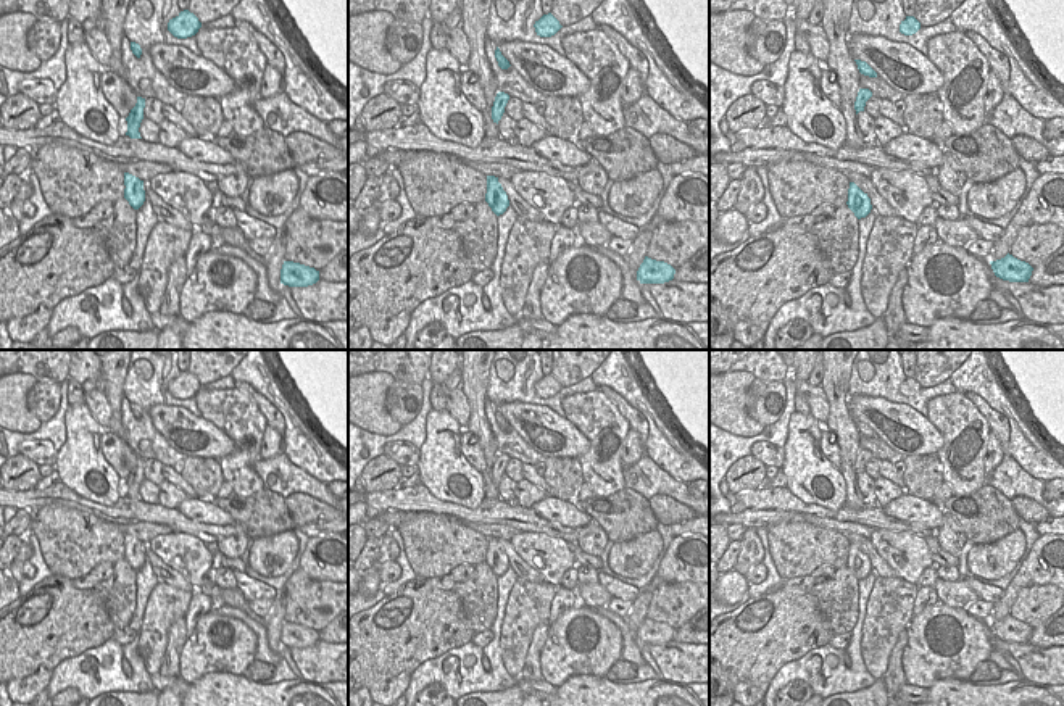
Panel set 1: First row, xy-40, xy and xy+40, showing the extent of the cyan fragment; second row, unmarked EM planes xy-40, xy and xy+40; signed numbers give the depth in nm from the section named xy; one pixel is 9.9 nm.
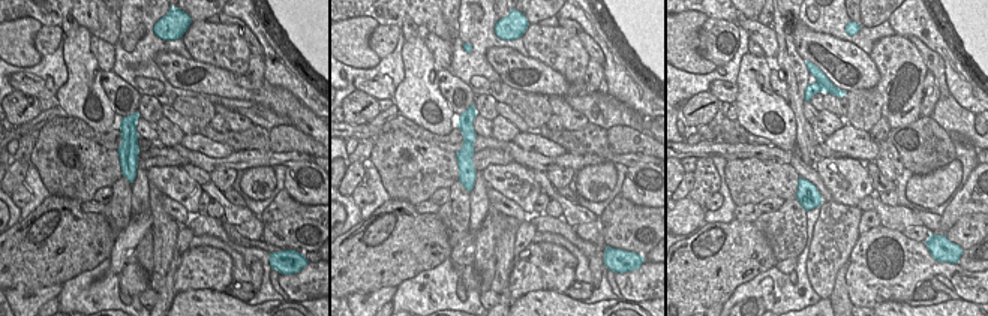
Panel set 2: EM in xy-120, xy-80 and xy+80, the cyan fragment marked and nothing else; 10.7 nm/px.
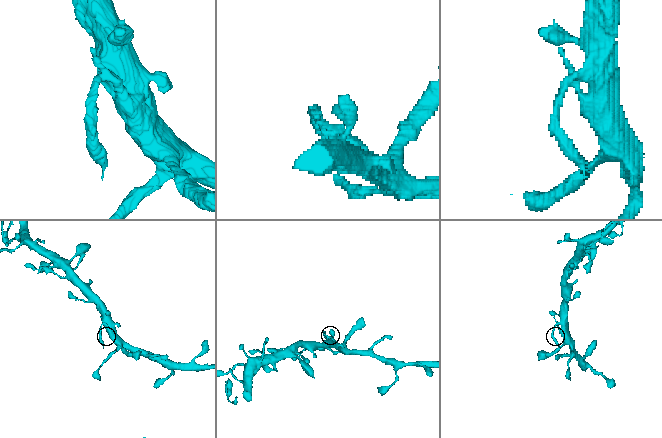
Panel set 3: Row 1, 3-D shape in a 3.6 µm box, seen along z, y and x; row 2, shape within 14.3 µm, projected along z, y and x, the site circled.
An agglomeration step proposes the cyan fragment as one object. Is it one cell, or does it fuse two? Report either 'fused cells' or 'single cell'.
fused cells

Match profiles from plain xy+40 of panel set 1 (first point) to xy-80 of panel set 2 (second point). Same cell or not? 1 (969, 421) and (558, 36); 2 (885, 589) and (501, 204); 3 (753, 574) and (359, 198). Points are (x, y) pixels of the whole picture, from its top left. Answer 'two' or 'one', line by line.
1: one
2: two
3: one

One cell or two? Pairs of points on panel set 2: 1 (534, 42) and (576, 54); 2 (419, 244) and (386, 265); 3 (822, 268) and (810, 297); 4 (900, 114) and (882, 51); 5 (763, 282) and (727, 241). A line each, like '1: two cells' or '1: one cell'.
1: one cell
2: one cell
3: two cells
4: one cell
5: two cells

